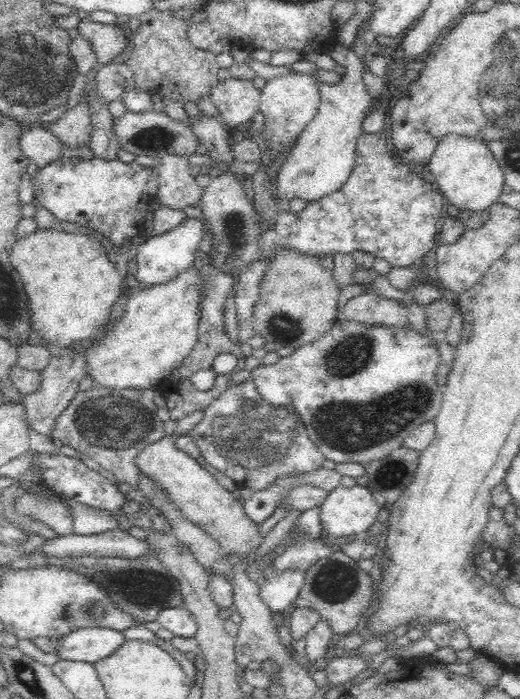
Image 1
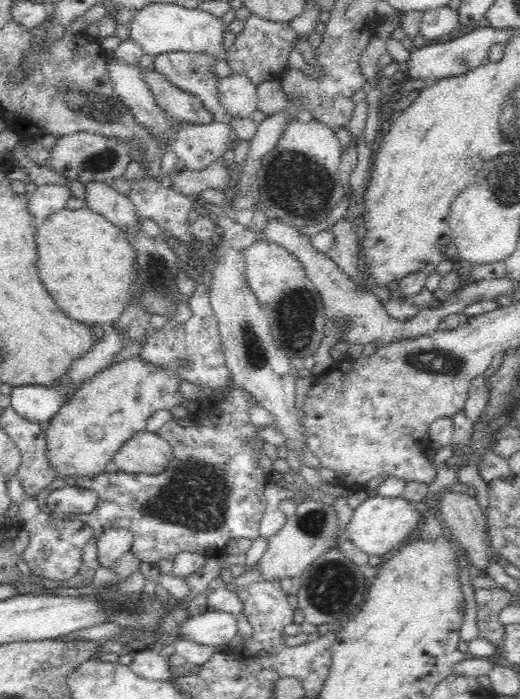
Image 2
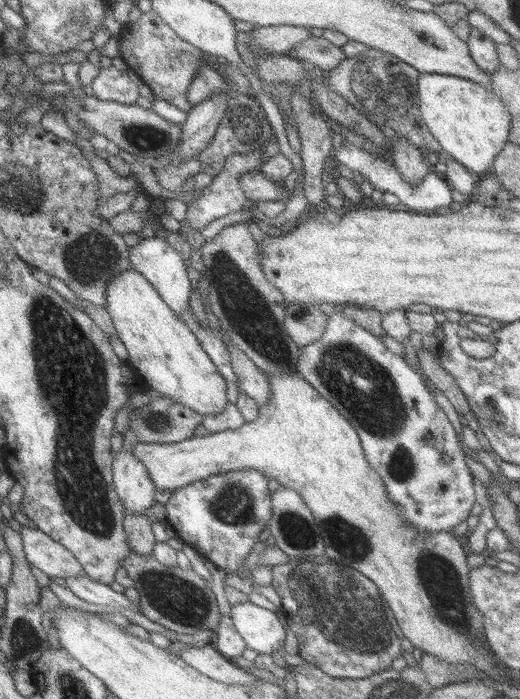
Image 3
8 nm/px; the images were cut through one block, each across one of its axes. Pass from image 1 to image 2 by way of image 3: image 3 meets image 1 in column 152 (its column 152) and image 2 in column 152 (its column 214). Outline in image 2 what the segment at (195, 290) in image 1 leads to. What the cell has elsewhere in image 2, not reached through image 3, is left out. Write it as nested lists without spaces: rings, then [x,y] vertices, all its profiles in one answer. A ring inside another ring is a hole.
[[[138,355],[136,358],[110,365],[87,383],[83,383],[76,395],[61,406],[56,416],[50,421],[48,429],[45,430],[46,459],[55,478],[64,481],[76,480],[76,478],[92,480],[106,474],[106,467],[119,448],[128,438],[132,438],[133,434],[145,430],[148,418],[156,410],[170,410],[178,404],[187,404],[178,389],[180,381],[174,371],[146,365],[142,357]]]

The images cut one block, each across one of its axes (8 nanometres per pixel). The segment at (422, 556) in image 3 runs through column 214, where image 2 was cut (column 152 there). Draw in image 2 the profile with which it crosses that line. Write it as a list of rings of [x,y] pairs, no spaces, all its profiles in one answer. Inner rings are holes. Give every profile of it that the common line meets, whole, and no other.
[[[144,430],[128,438],[112,461],[125,474],[156,475],[165,470],[170,458],[170,443],[158,433]]]

